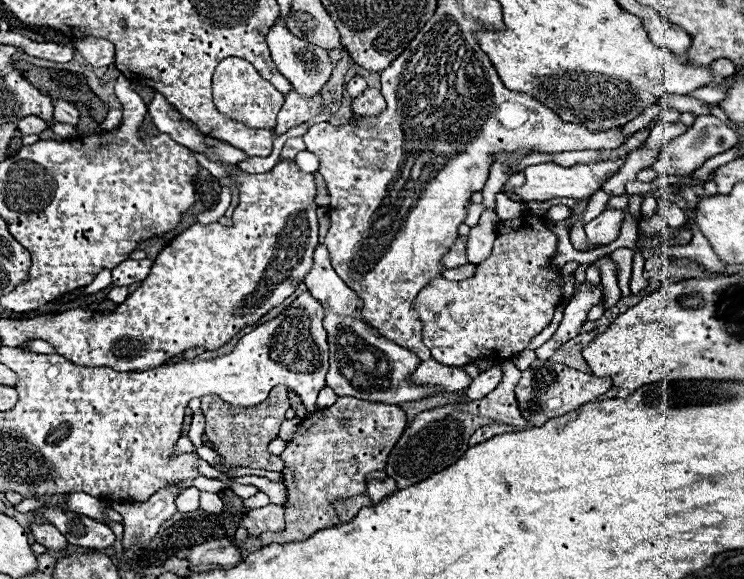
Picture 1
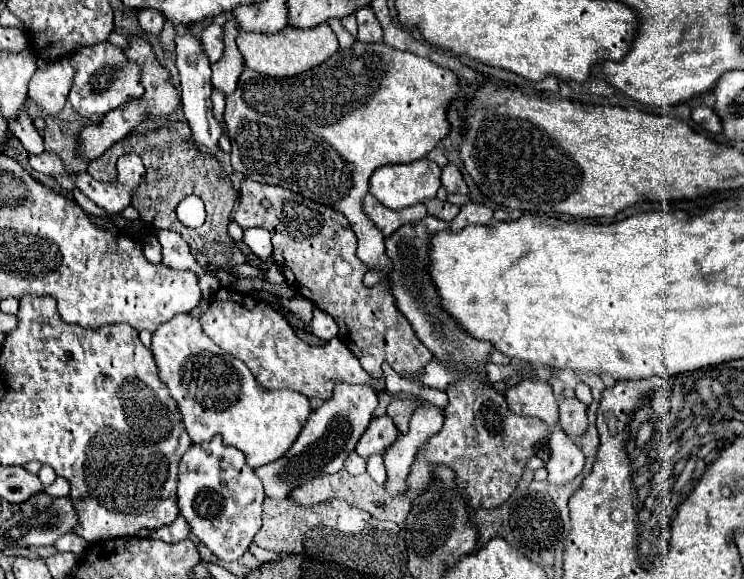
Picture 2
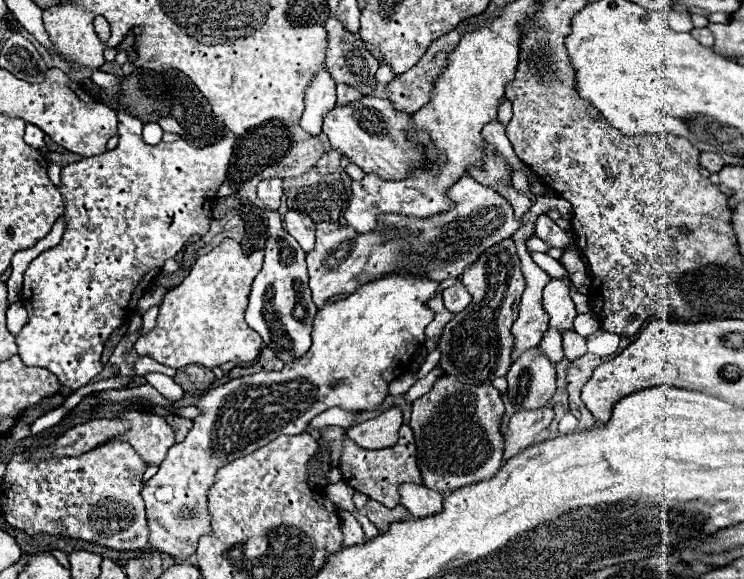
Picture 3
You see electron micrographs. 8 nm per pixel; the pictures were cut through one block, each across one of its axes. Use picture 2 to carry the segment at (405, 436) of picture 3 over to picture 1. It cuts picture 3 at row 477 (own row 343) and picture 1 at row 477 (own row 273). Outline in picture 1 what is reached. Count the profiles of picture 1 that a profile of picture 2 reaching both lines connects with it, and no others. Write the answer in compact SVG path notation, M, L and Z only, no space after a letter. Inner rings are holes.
M340 396L330 408L302 418L300 428L280 454L284 462L282 478L288 494L284 504L286 530L262 532L258 536L260 546L268 546L272 542L300 542L318 530L338 526L340 518L336 516L332 502L366 492L366 476L370 472L384 470L388 452L394 448L404 428L406 414L400 406L376 404L352 396ZM342 418L348 418L348 426L344 428L340 428Z

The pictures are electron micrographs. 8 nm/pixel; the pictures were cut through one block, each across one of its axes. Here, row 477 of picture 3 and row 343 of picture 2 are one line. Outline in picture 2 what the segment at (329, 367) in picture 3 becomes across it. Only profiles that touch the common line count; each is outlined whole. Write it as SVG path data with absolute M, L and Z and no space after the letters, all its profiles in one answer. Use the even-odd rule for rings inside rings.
M190 314L174 316L152 334L152 354L156 358L162 380L166 382L172 398L180 406L186 432L192 438L192 442L208 442L214 434L220 434L224 438L224 444L236 446L246 454L246 460L252 468L258 468L282 458L290 450L292 442L296 442L296 438L300 436L300 428L304 428L304 422L308 422L308 414L312 414L310 400L304 398L302 394L292 390L272 392L262 388L252 376L252 372L248 370L248 366L244 366L244 362L240 362L238 358L232 358L232 354L216 346L204 334L200 326L200 318L194 318Z

